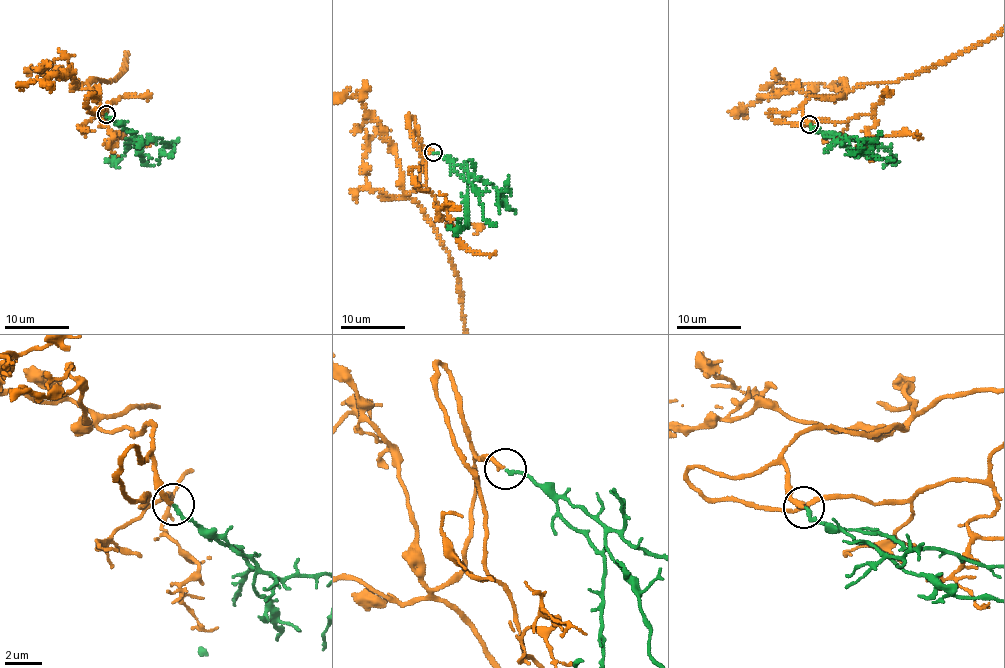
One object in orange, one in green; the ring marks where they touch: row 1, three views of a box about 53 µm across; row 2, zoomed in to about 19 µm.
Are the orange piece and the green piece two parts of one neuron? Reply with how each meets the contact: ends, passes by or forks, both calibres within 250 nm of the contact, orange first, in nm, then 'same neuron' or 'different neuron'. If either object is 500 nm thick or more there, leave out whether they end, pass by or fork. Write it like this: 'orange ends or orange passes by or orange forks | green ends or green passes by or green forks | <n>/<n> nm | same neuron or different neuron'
orange ends | green ends | 240/190 nm | same neuron

